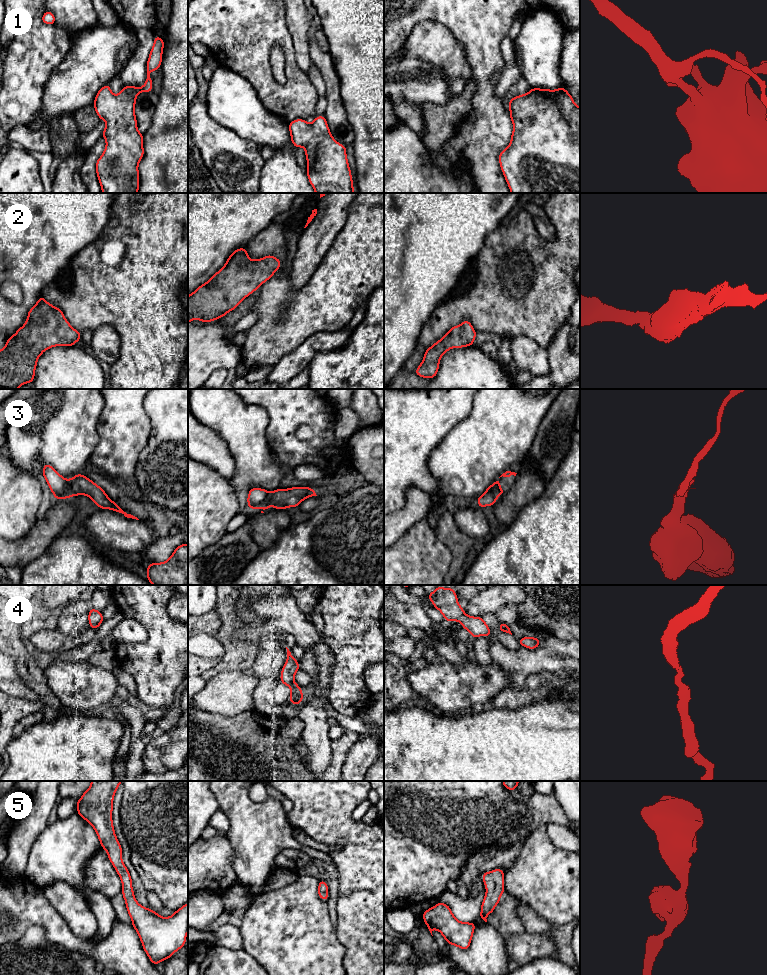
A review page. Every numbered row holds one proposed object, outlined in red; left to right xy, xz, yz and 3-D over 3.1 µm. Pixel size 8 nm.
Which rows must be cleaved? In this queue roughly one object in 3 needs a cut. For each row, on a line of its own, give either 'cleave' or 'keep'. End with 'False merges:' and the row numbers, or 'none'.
1: keep
2: keep
3: cleave
4: keep
5: keep
False merges: 3

